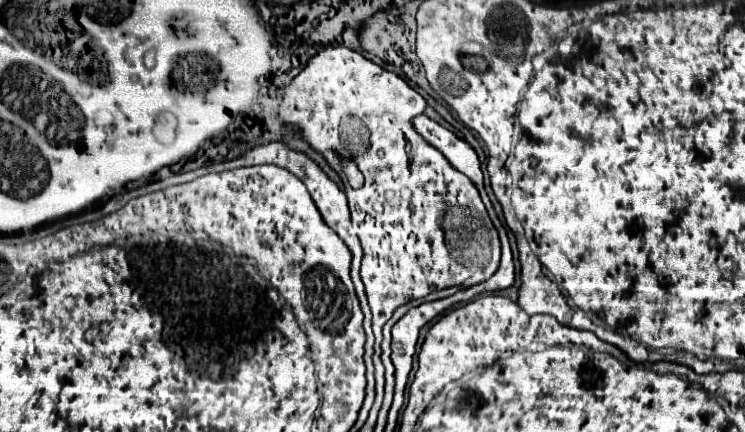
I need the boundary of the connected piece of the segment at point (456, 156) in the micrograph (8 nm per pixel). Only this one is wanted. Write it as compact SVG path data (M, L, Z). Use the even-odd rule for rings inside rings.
M427 115L413 117L413 127L429 145L439 149L457 171L465 173L475 183L475 187L479 189L481 195L487 195L487 191L483 187L483 173L481 173L479 157L467 141L459 139L455 133L441 127Z

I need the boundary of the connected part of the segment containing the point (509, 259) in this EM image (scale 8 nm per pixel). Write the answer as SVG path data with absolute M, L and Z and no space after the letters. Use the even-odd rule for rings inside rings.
M493 215L493 225L499 231L501 237L501 247L503 247L503 255L501 255L501 265L499 269L493 273L491 279L487 279L485 283L473 285L467 289L467 301L471 301L473 297L481 295L481 293L493 293L493 291L501 291L501 289L509 289L515 283L515 263L513 263L513 253L509 247L509 239L507 239L507 231L501 225L501 221Z

